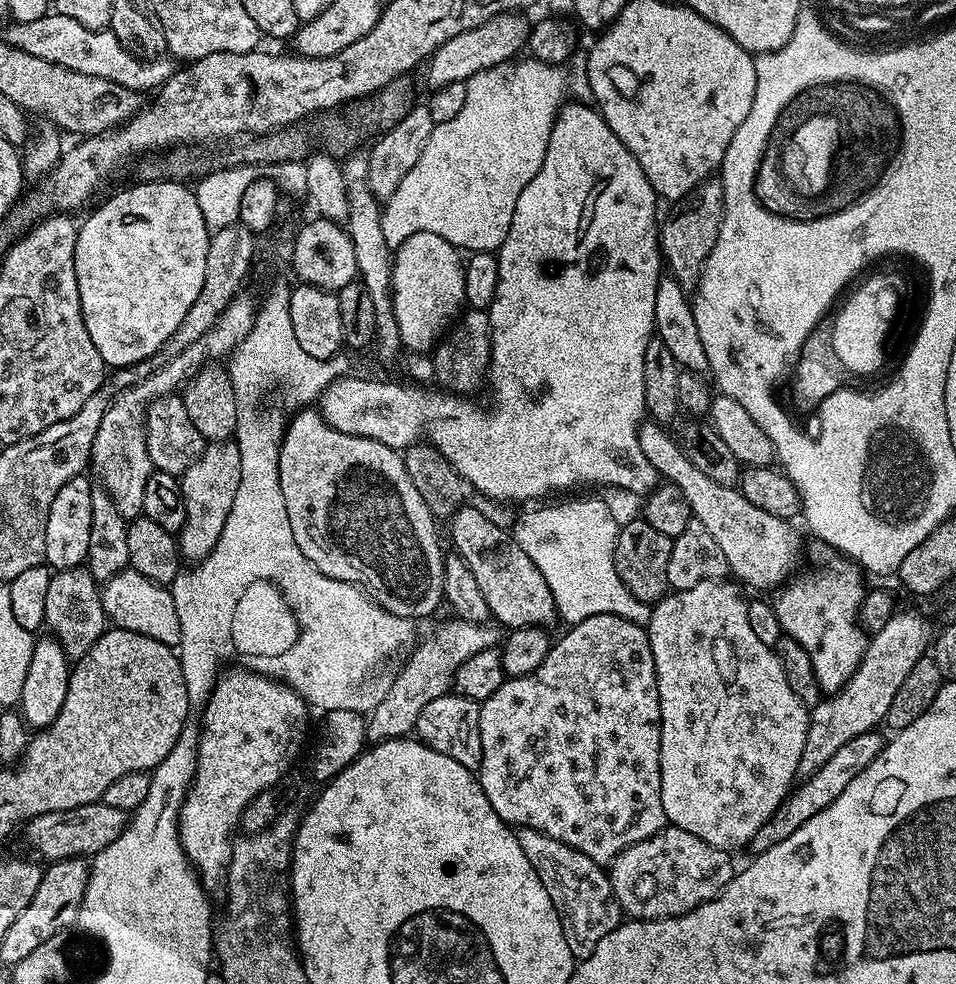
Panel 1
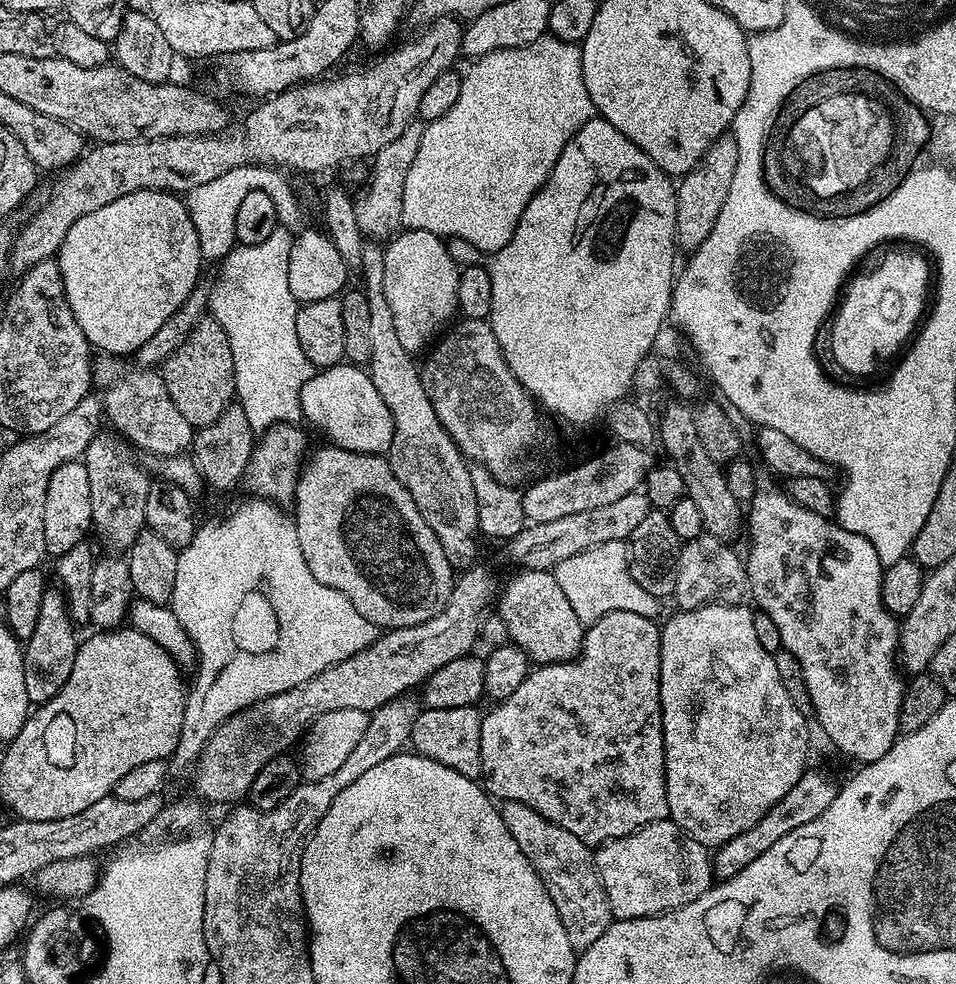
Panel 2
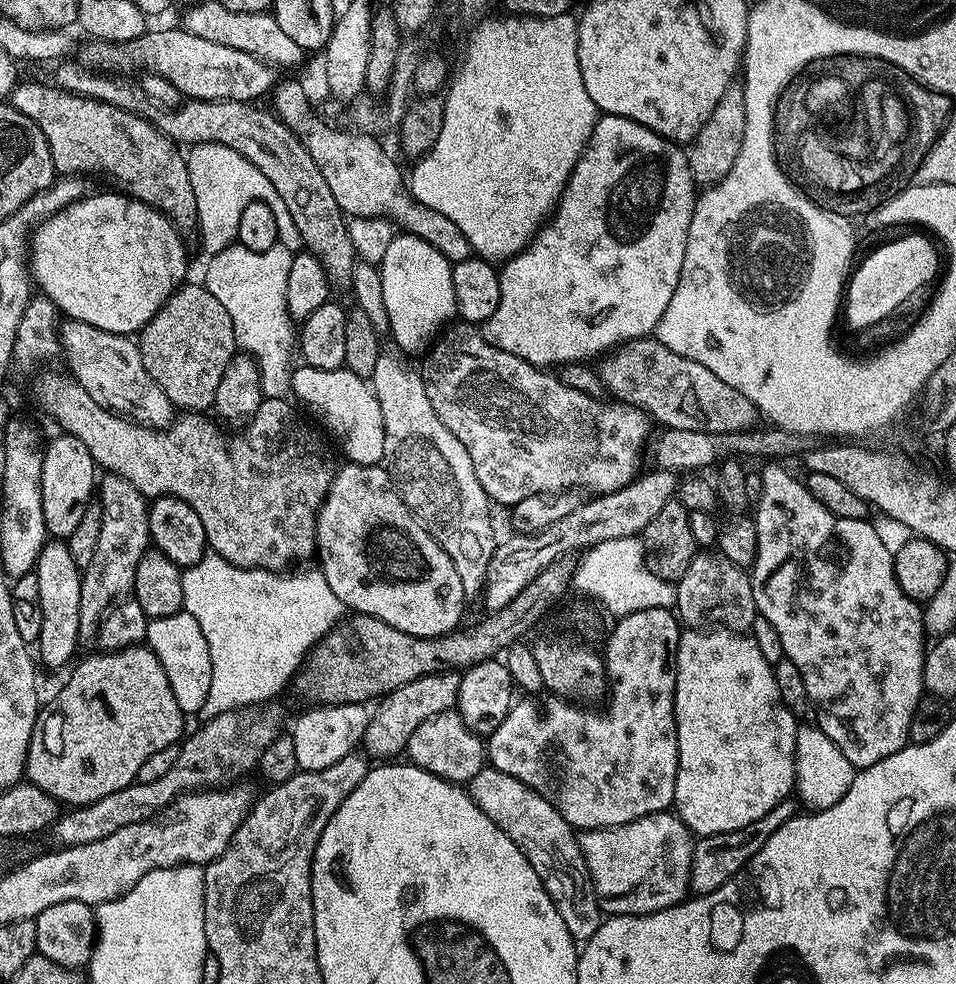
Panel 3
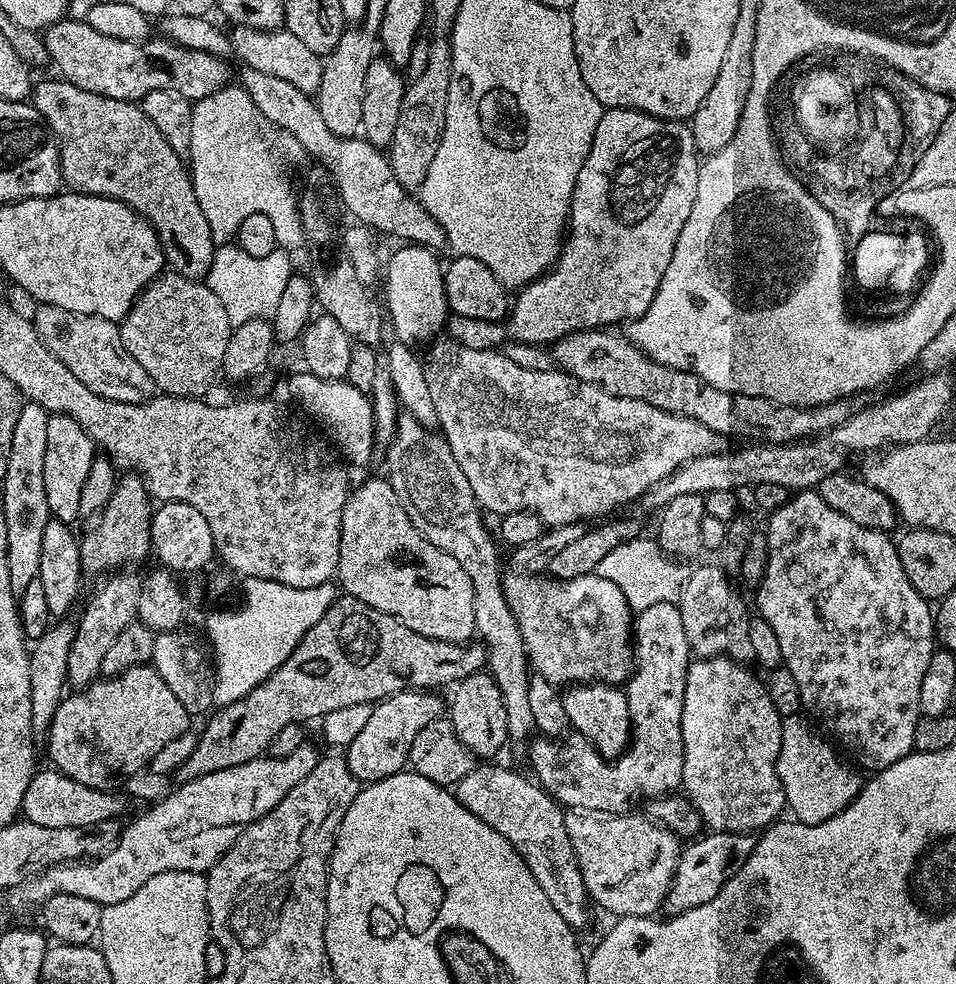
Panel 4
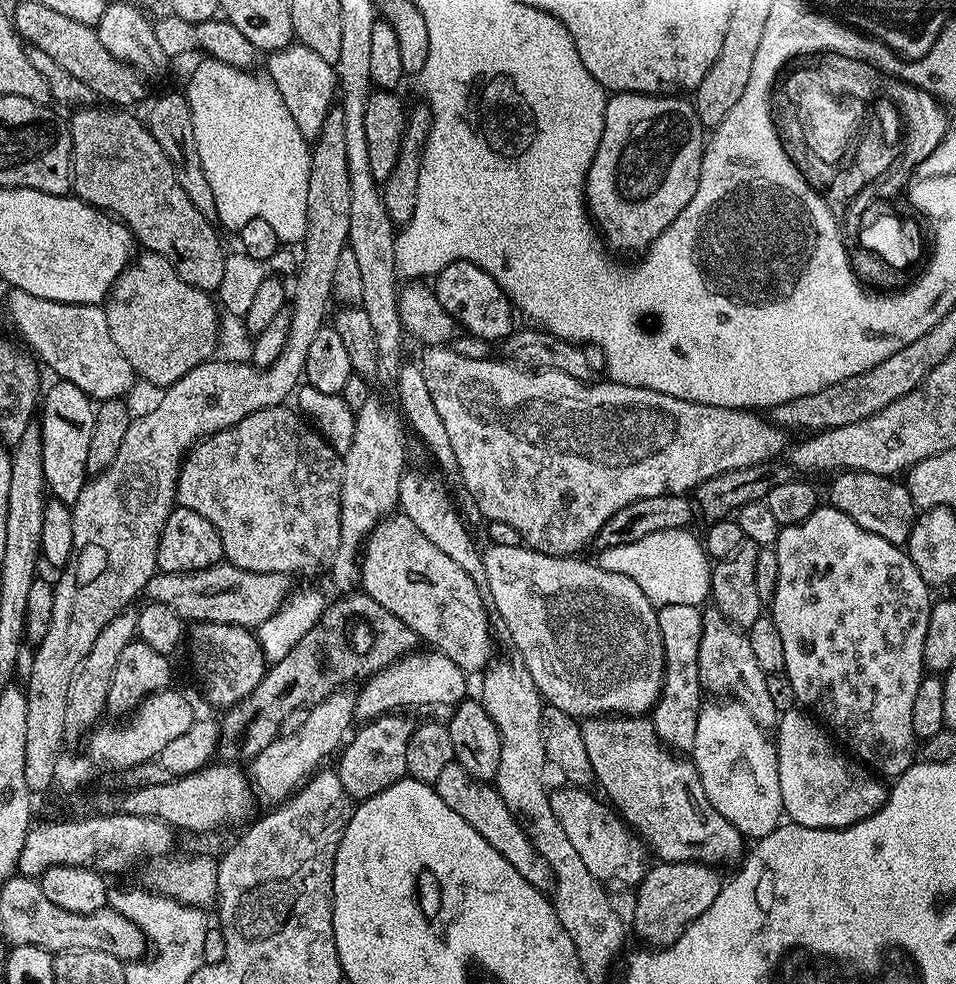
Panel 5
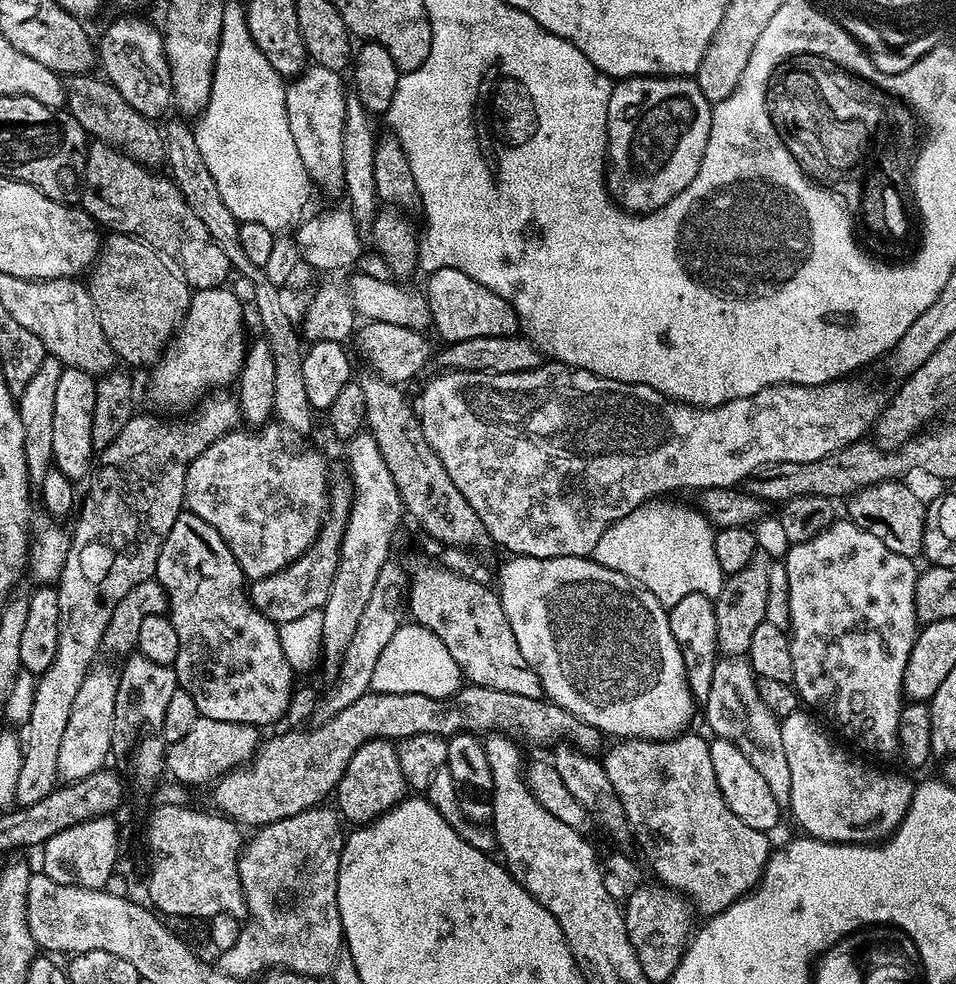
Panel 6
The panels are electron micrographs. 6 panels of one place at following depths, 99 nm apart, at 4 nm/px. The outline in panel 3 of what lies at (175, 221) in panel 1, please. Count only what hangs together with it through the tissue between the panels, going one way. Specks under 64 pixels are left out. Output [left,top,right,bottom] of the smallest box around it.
[30,190,188,337]

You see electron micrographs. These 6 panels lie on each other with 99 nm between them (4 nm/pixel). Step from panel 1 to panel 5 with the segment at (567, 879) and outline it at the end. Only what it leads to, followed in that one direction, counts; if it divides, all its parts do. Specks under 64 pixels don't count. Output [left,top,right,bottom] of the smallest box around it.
[434,762,553,894]

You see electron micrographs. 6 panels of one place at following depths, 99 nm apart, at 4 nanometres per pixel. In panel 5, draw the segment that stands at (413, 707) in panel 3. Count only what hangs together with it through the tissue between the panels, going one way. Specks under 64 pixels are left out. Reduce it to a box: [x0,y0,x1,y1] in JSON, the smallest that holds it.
[334,714,414,802]

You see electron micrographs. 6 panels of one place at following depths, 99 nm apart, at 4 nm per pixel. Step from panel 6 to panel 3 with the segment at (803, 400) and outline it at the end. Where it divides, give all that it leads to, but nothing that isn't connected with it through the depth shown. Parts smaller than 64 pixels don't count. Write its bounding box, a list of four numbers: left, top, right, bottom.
[418,322,650,506]

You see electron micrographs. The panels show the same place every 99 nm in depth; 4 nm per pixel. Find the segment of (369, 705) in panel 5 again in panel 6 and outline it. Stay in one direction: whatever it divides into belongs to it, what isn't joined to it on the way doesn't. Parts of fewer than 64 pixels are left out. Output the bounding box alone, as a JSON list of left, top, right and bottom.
[371,622,462,698]

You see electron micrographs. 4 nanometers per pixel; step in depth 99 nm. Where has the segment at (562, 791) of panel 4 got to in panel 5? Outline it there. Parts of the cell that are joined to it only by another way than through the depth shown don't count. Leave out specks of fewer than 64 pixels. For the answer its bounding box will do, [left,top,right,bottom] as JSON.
[650,604,704,754]

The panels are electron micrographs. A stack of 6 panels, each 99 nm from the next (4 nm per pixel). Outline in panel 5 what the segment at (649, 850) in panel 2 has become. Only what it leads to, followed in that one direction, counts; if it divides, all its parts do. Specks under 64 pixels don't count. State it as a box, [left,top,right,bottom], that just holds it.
[548,786,650,886]

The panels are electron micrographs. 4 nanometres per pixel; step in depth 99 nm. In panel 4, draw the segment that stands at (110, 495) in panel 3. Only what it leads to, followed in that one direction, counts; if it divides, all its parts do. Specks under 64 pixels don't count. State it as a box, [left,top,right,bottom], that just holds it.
[69,570,141,686]

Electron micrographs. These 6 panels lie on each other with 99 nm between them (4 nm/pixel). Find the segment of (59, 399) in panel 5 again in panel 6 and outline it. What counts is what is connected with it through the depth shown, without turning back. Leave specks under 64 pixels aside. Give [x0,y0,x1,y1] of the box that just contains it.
[52,367,97,482]

